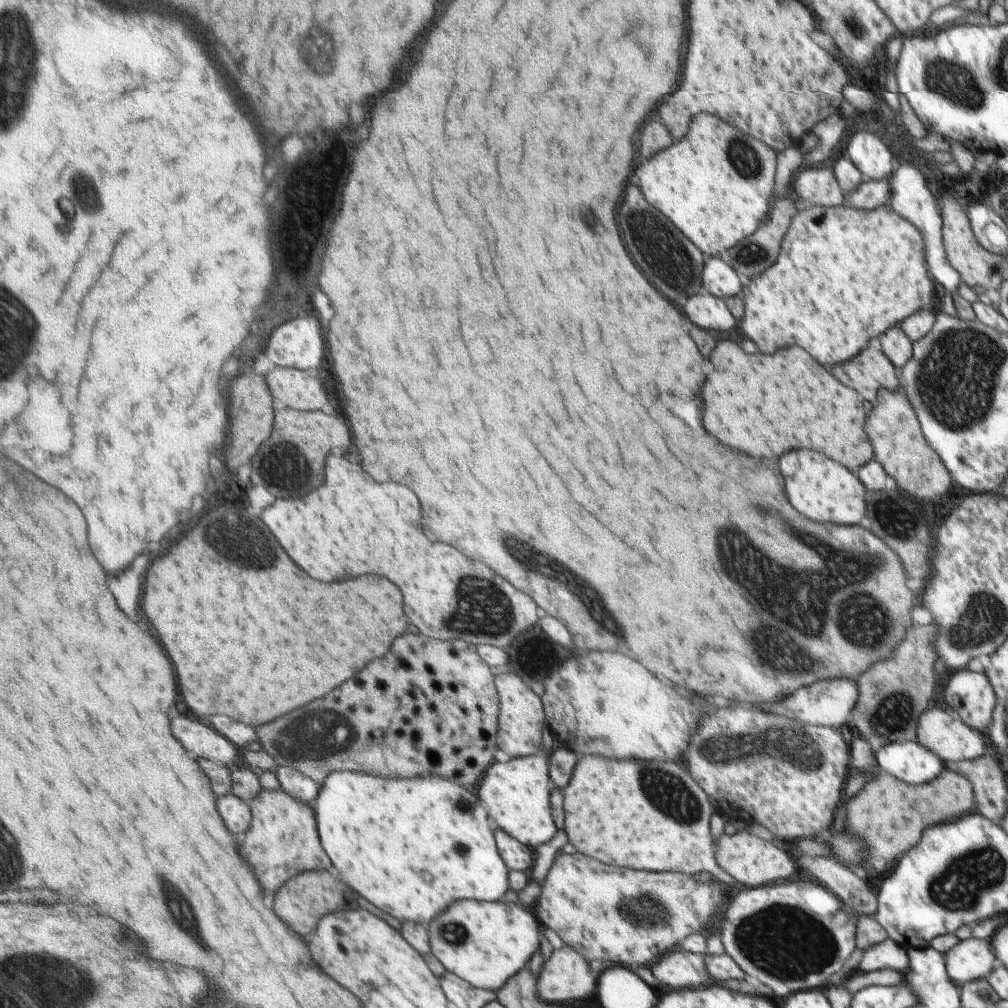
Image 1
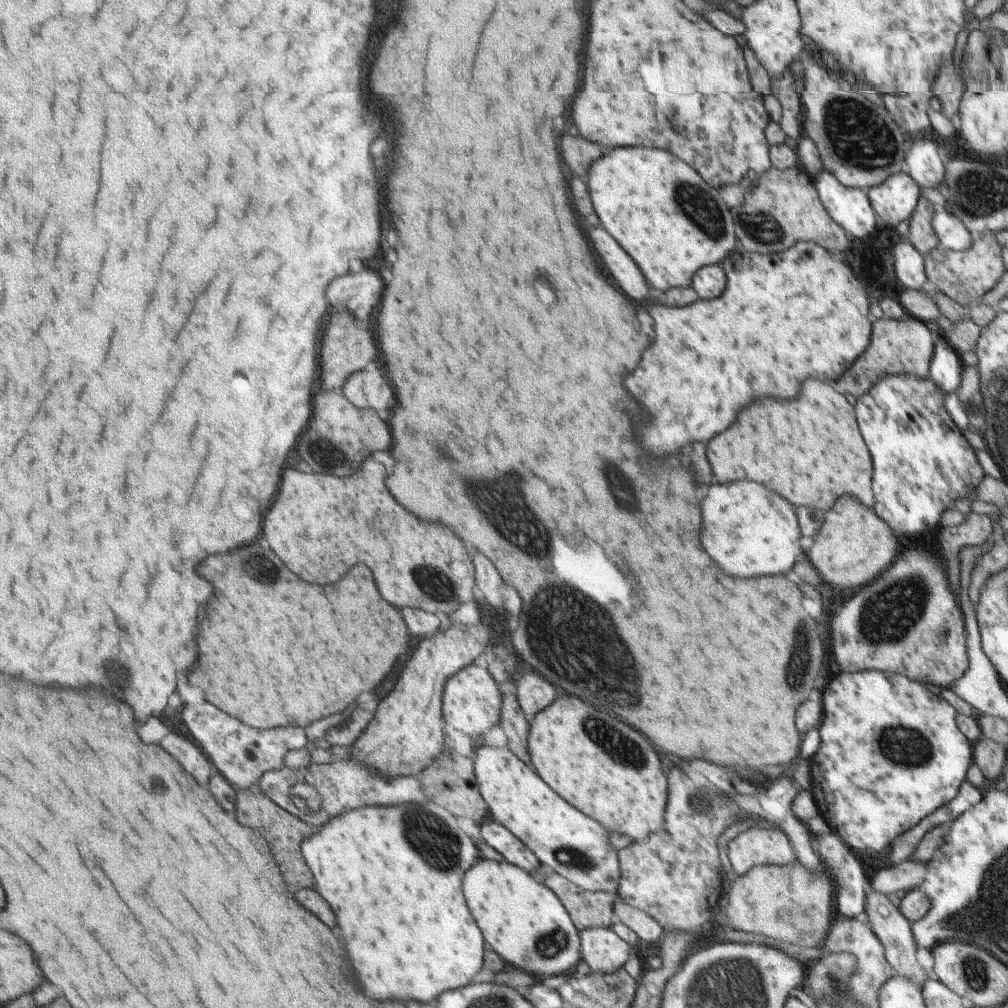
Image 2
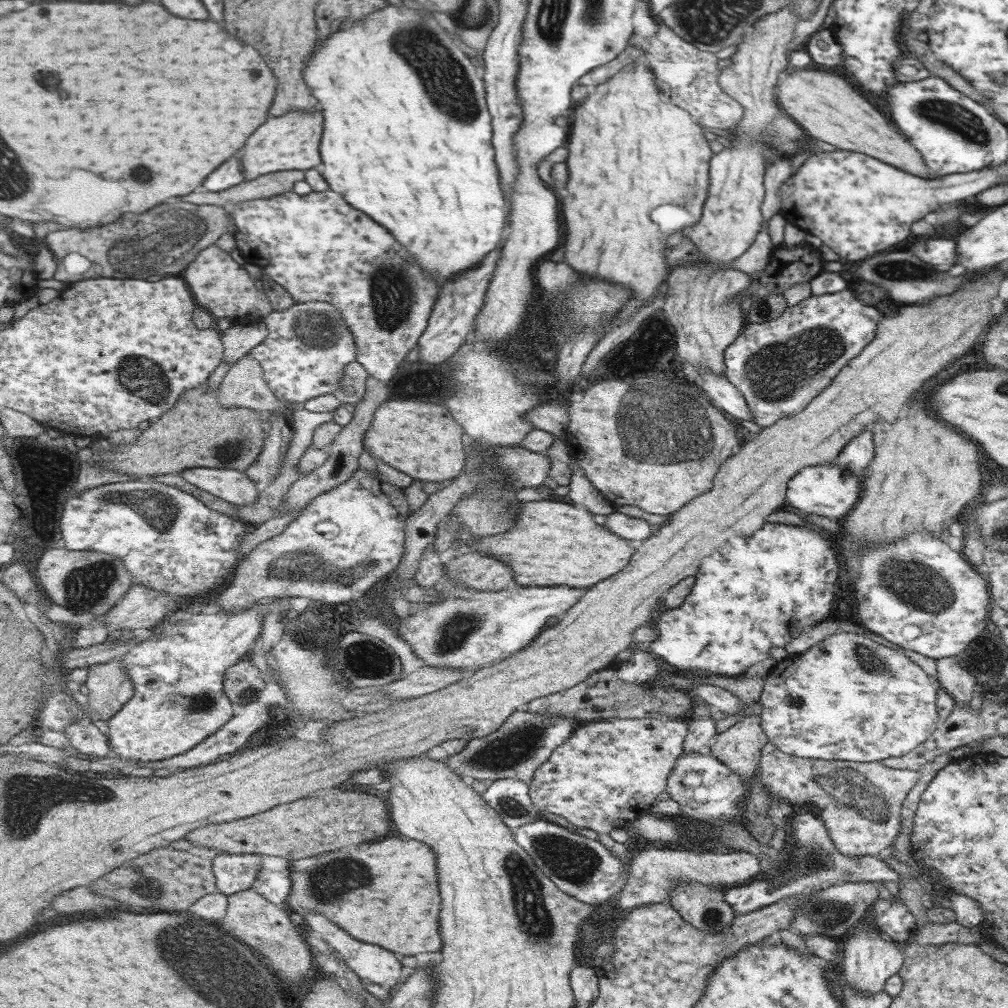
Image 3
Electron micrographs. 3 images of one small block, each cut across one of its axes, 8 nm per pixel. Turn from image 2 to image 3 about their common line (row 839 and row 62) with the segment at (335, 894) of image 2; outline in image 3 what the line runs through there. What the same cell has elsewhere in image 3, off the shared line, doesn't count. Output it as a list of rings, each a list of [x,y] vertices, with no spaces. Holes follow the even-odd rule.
[[[385,6],[381,10],[369,12],[361,20],[349,18],[347,22],[343,22],[341,30],[316,46],[313,56],[307,60],[305,79],[323,111],[325,129],[321,151],[324,164],[321,171],[331,190],[342,194],[350,206],[369,216],[378,226],[387,226],[387,230],[391,230],[391,234],[399,238],[399,244],[411,250],[414,262],[417,266],[423,266],[423,274],[431,274],[431,278],[435,278],[435,282],[442,286],[447,280],[482,265],[487,254],[497,248],[501,230],[505,226],[505,200],[499,190],[499,178],[493,164],[493,148],[489,144],[492,128],[489,126],[489,112],[483,100],[485,83],[475,76],[473,66],[469,64],[465,54],[451,44],[445,30],[439,28],[431,16],[417,16],[415,10],[416,8],[410,6]]]

